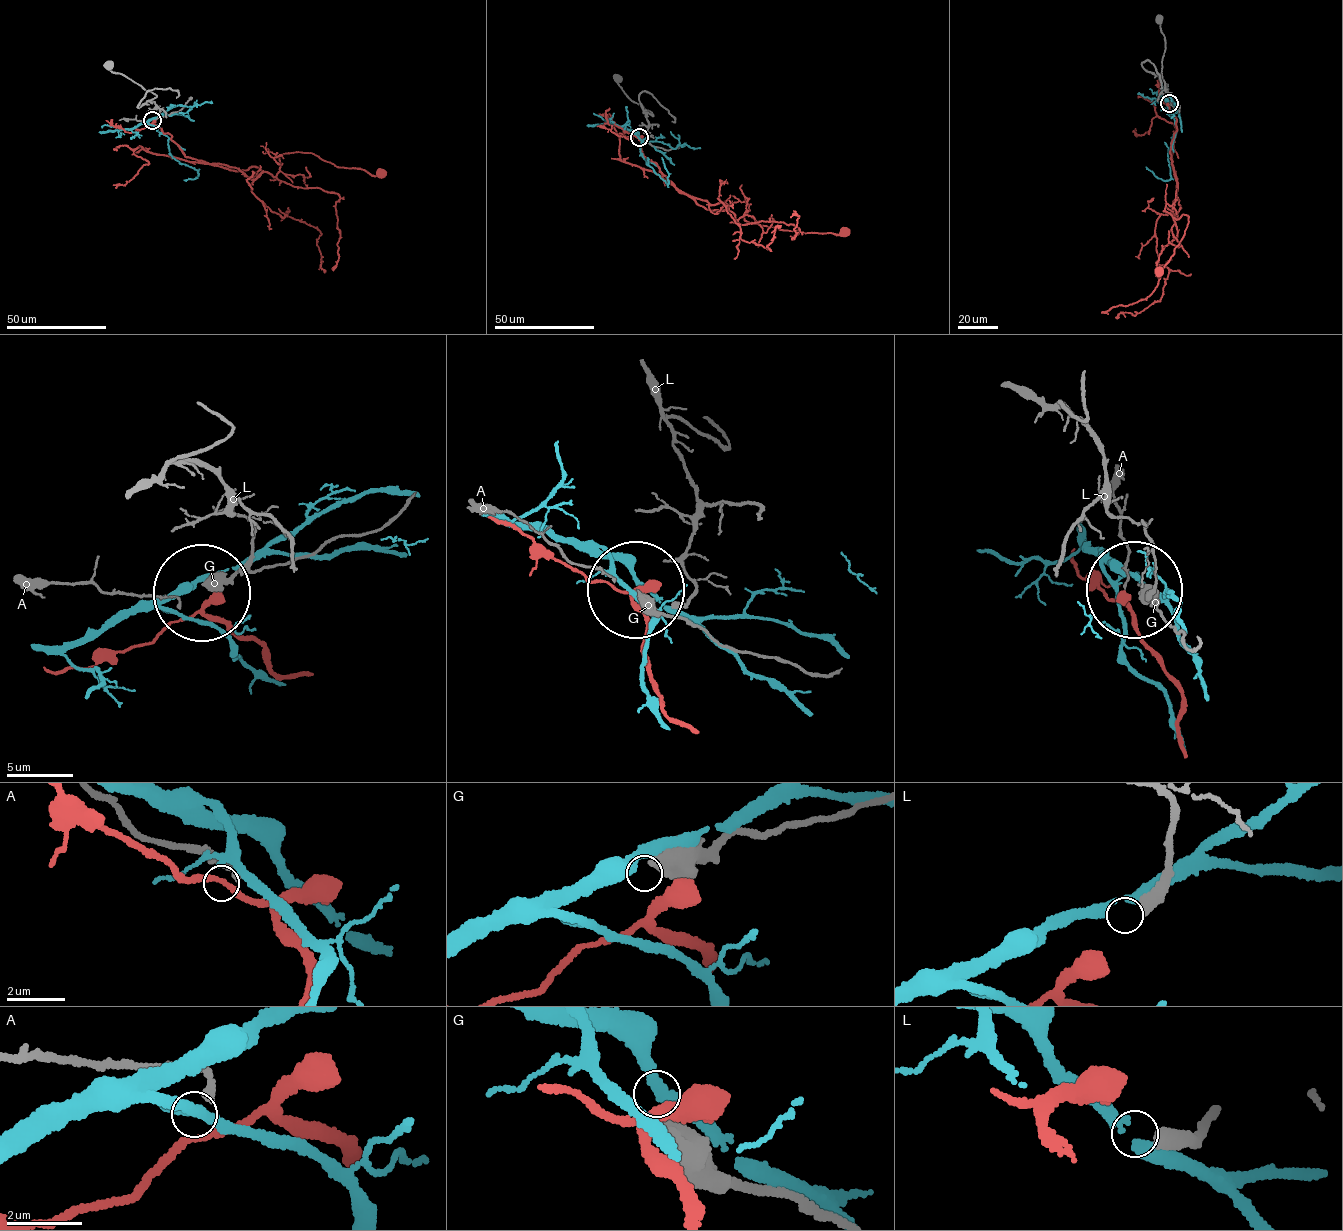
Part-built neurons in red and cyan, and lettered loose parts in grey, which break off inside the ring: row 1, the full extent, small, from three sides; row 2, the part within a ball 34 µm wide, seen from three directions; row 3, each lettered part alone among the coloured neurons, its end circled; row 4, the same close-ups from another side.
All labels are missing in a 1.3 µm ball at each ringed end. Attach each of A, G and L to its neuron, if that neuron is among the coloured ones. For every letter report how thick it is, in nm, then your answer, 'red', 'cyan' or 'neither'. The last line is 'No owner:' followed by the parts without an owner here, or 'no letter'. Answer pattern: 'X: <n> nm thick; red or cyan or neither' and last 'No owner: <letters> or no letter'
A: 180 nm thick; neither
G: 480 nm thick; neither
L: 440 nm thick; neither
No owner: A, G, L

